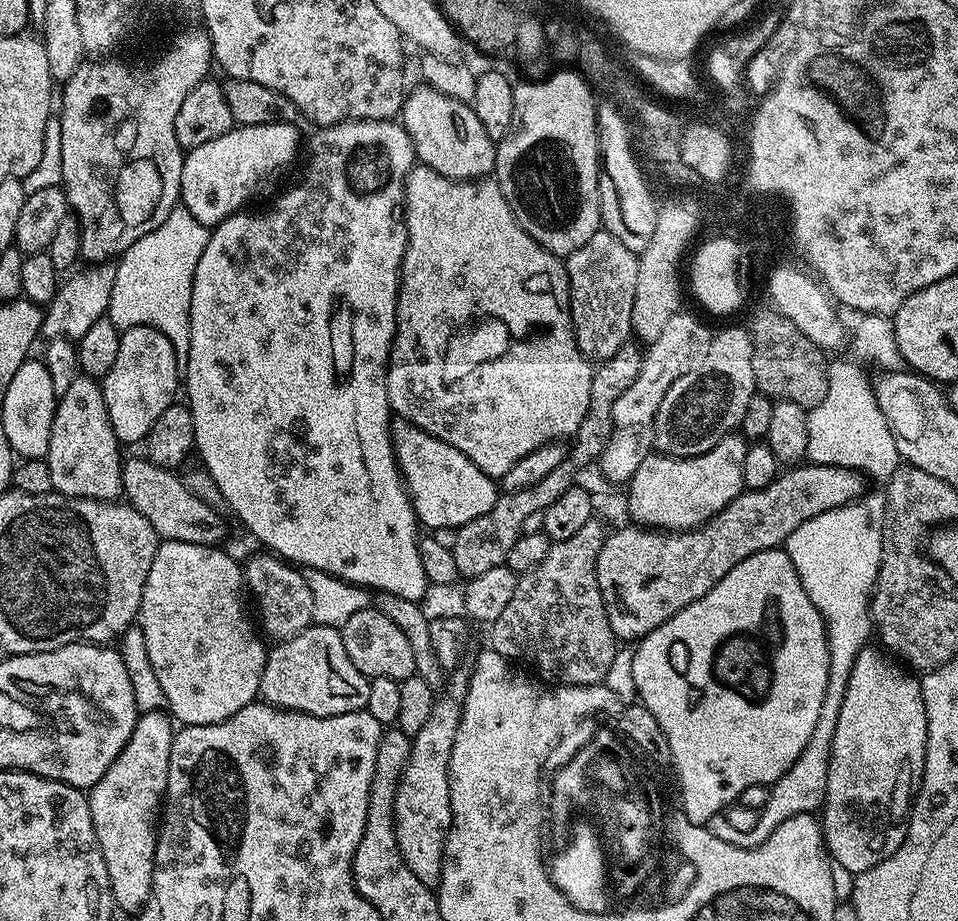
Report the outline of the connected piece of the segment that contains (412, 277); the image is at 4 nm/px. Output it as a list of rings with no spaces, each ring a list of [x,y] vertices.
[[[417,163],[409,170],[408,177],[404,180],[404,226],[408,231],[408,245],[404,250],[404,258],[400,262],[400,293],[396,298],[396,333],[392,339],[392,349],[388,352],[388,373],[386,374],[389,409],[399,419],[409,420],[411,424],[418,426],[426,434],[430,434],[434,438],[438,438],[442,442],[454,446],[454,450],[466,454],[466,458],[470,458],[470,462],[474,466],[478,466],[478,470],[482,470],[485,474],[493,478],[503,478],[506,470],[510,470],[510,466],[514,466],[514,462],[518,462],[518,458],[526,458],[526,454],[538,450],[543,444],[564,442],[567,441],[567,436],[569,438],[575,437],[582,426],[582,418],[586,418],[586,410],[590,406],[590,382],[592,381],[593,365],[580,352],[576,345],[575,332],[572,329],[571,302],[569,300],[568,276],[565,261],[552,252],[547,252],[539,242],[534,238],[530,238],[530,234],[526,234],[526,230],[522,230],[522,226],[514,218],[514,214],[510,210],[510,206],[506,202],[506,198],[502,194],[502,190],[498,186],[495,178],[451,180],[442,174],[438,174],[434,170],[430,170],[425,164]]]

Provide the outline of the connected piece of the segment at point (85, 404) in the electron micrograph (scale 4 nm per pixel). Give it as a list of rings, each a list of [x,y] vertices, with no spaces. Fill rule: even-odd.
[[[81,374],[78,378],[74,378],[72,385],[66,389],[66,394],[62,394],[56,401],[56,413],[50,430],[46,457],[50,466],[50,482],[53,489],[62,493],[63,496],[119,501],[124,491],[122,482],[124,466],[120,451],[122,451],[122,445],[120,439],[114,434],[114,426],[110,422],[110,414],[106,410],[101,381]]]

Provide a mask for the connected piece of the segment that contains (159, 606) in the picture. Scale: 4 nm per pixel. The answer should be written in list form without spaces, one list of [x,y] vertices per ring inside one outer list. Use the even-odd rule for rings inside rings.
[[[166,540],[156,545],[154,562],[150,562],[150,574],[146,574],[146,586],[142,590],[142,602],[140,603],[140,615],[138,617],[138,626],[145,635],[146,654],[150,656],[150,666],[154,668],[155,677],[162,686],[162,694],[165,695],[165,705],[173,721],[181,725],[189,724],[217,724],[242,710],[248,704],[257,699],[260,689],[260,678],[264,663],[268,660],[269,649],[264,648],[261,633],[255,628],[252,629],[254,620],[248,617],[248,612],[244,609],[244,596],[246,598],[246,585],[244,577],[244,568],[241,561],[236,561],[234,557],[227,556],[223,552],[223,547],[209,546],[207,544],[191,544],[190,542],[174,542]]]

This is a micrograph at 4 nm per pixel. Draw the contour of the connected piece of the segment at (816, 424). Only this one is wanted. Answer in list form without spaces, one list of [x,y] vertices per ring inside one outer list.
[[[831,361],[828,367],[828,382],[826,396],[818,402],[816,408],[808,412],[807,420],[807,459],[811,463],[837,465],[840,468],[850,468],[862,472],[867,477],[887,481],[900,466],[897,454],[897,444],[893,432],[878,408],[876,395],[872,393],[870,378],[864,374],[859,363]]]

